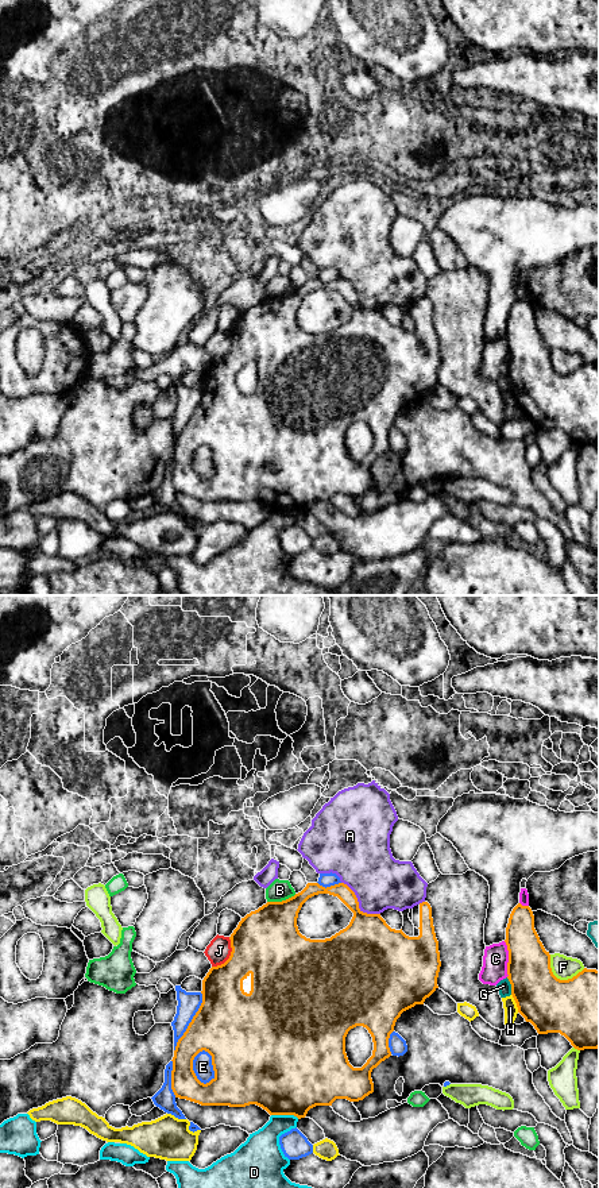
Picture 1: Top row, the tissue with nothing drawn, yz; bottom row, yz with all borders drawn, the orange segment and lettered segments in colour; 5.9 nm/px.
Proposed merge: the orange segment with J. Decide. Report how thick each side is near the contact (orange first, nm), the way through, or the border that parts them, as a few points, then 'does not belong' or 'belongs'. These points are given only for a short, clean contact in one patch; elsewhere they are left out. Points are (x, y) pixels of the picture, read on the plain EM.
400/140 nm | belongs

